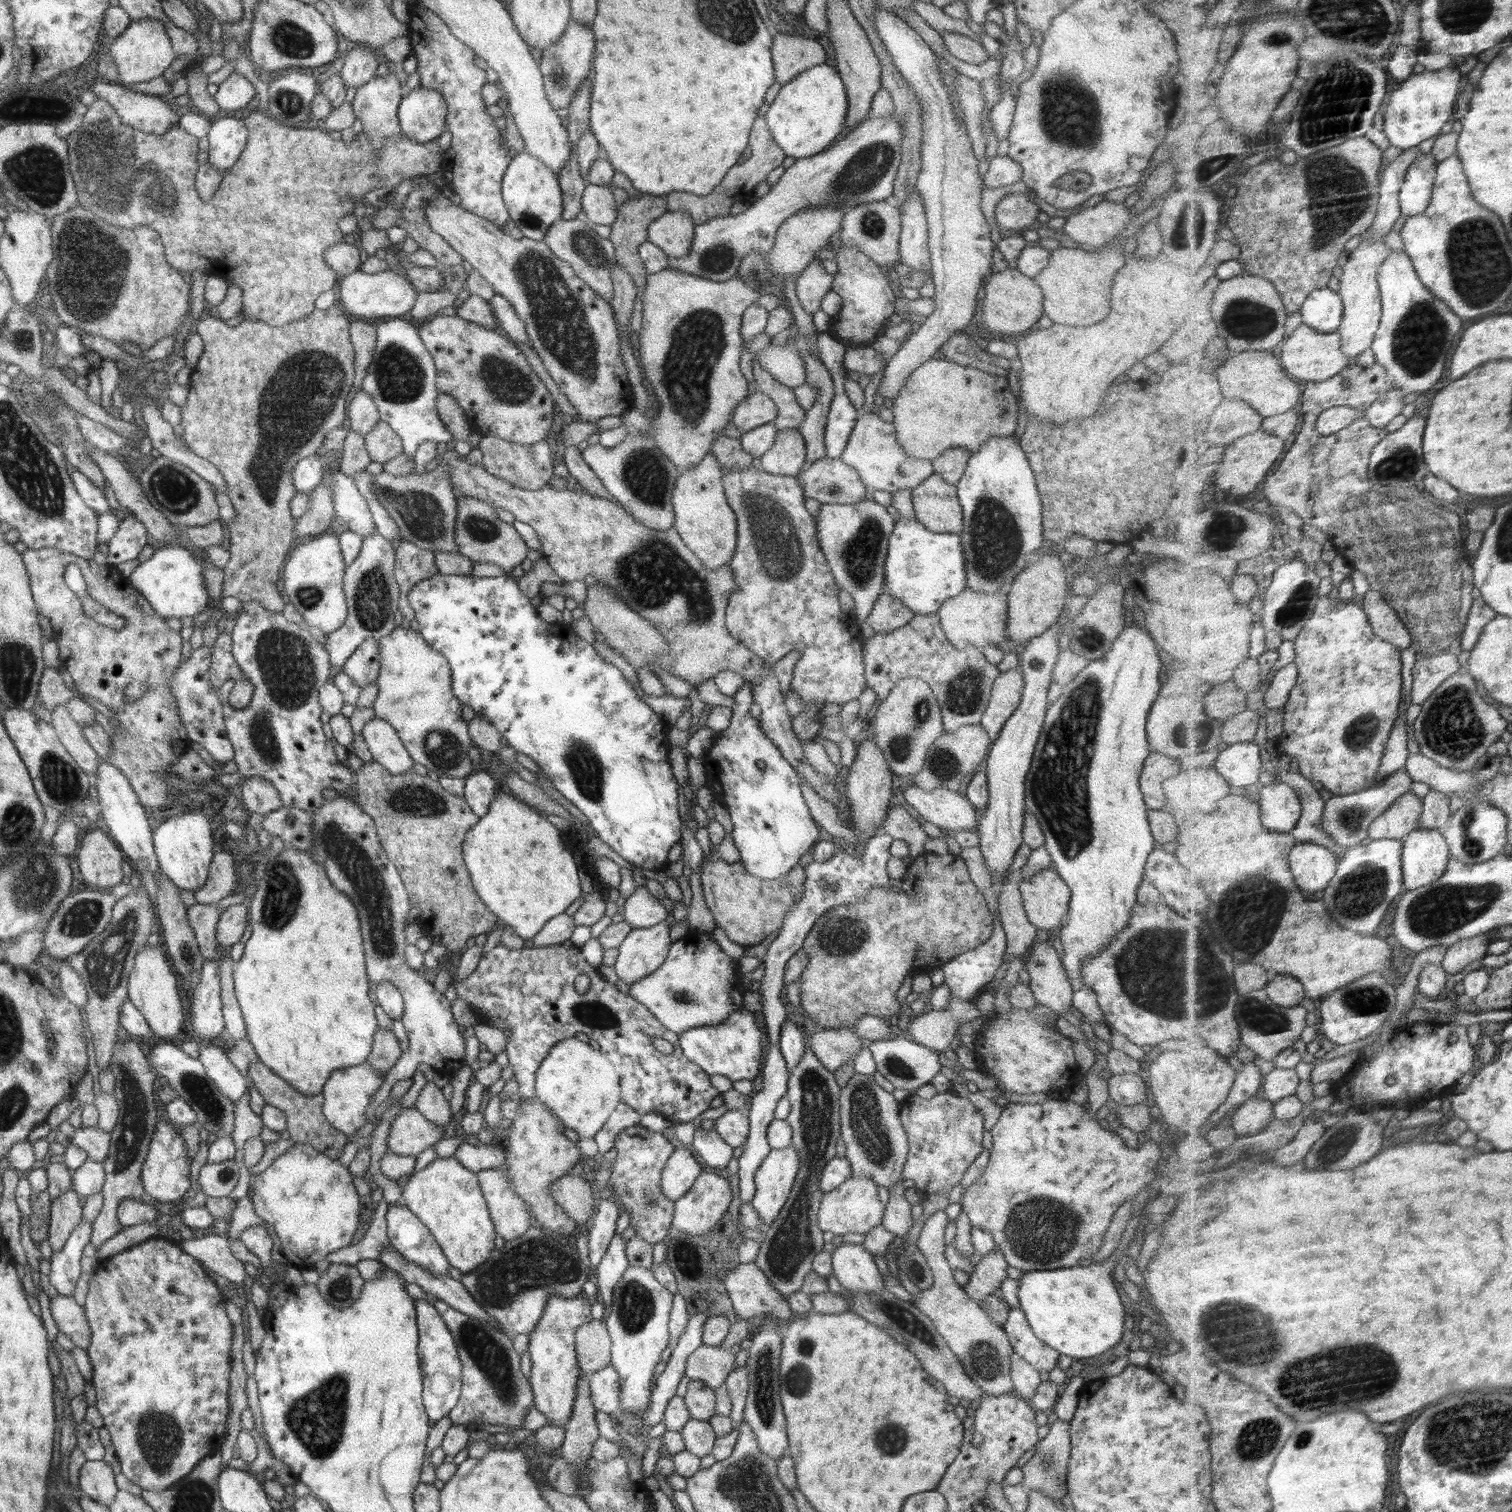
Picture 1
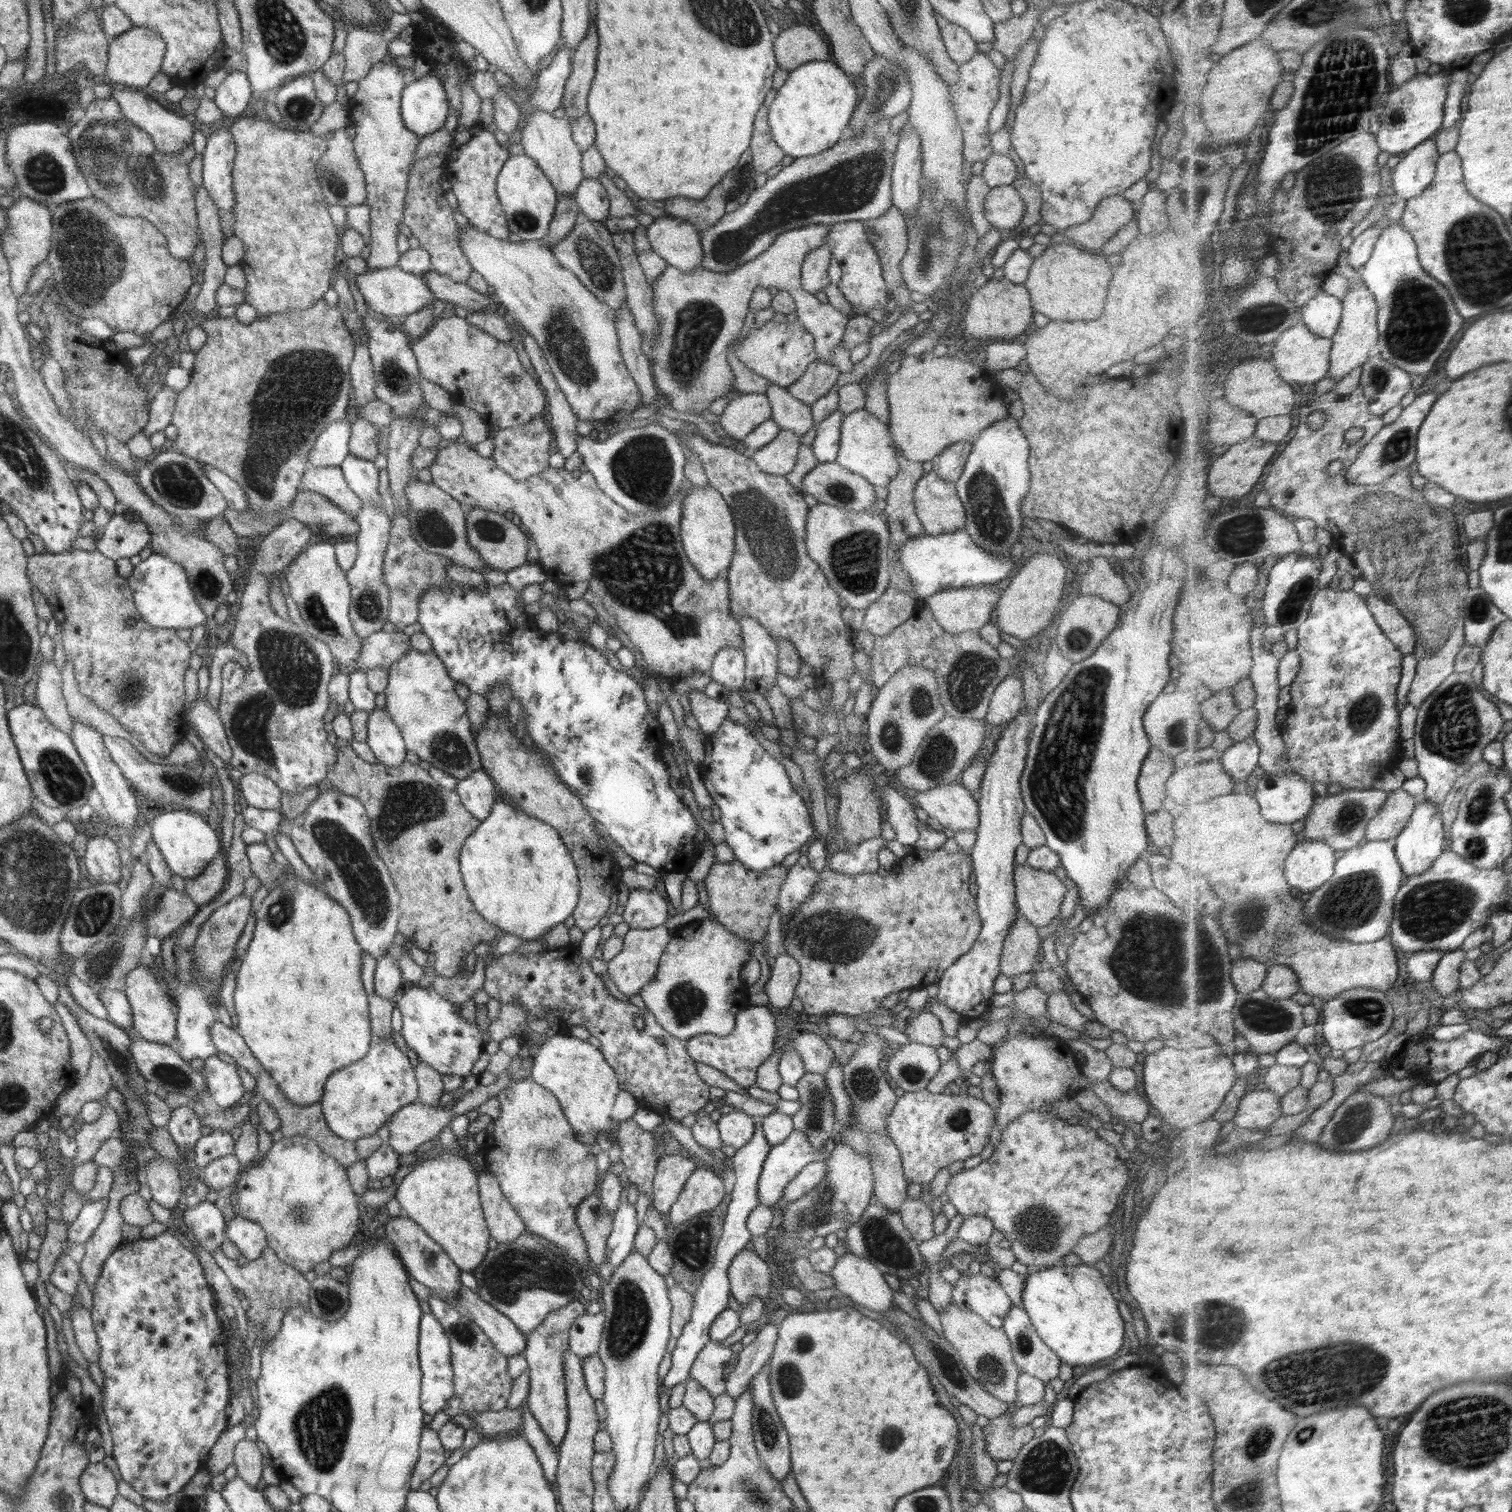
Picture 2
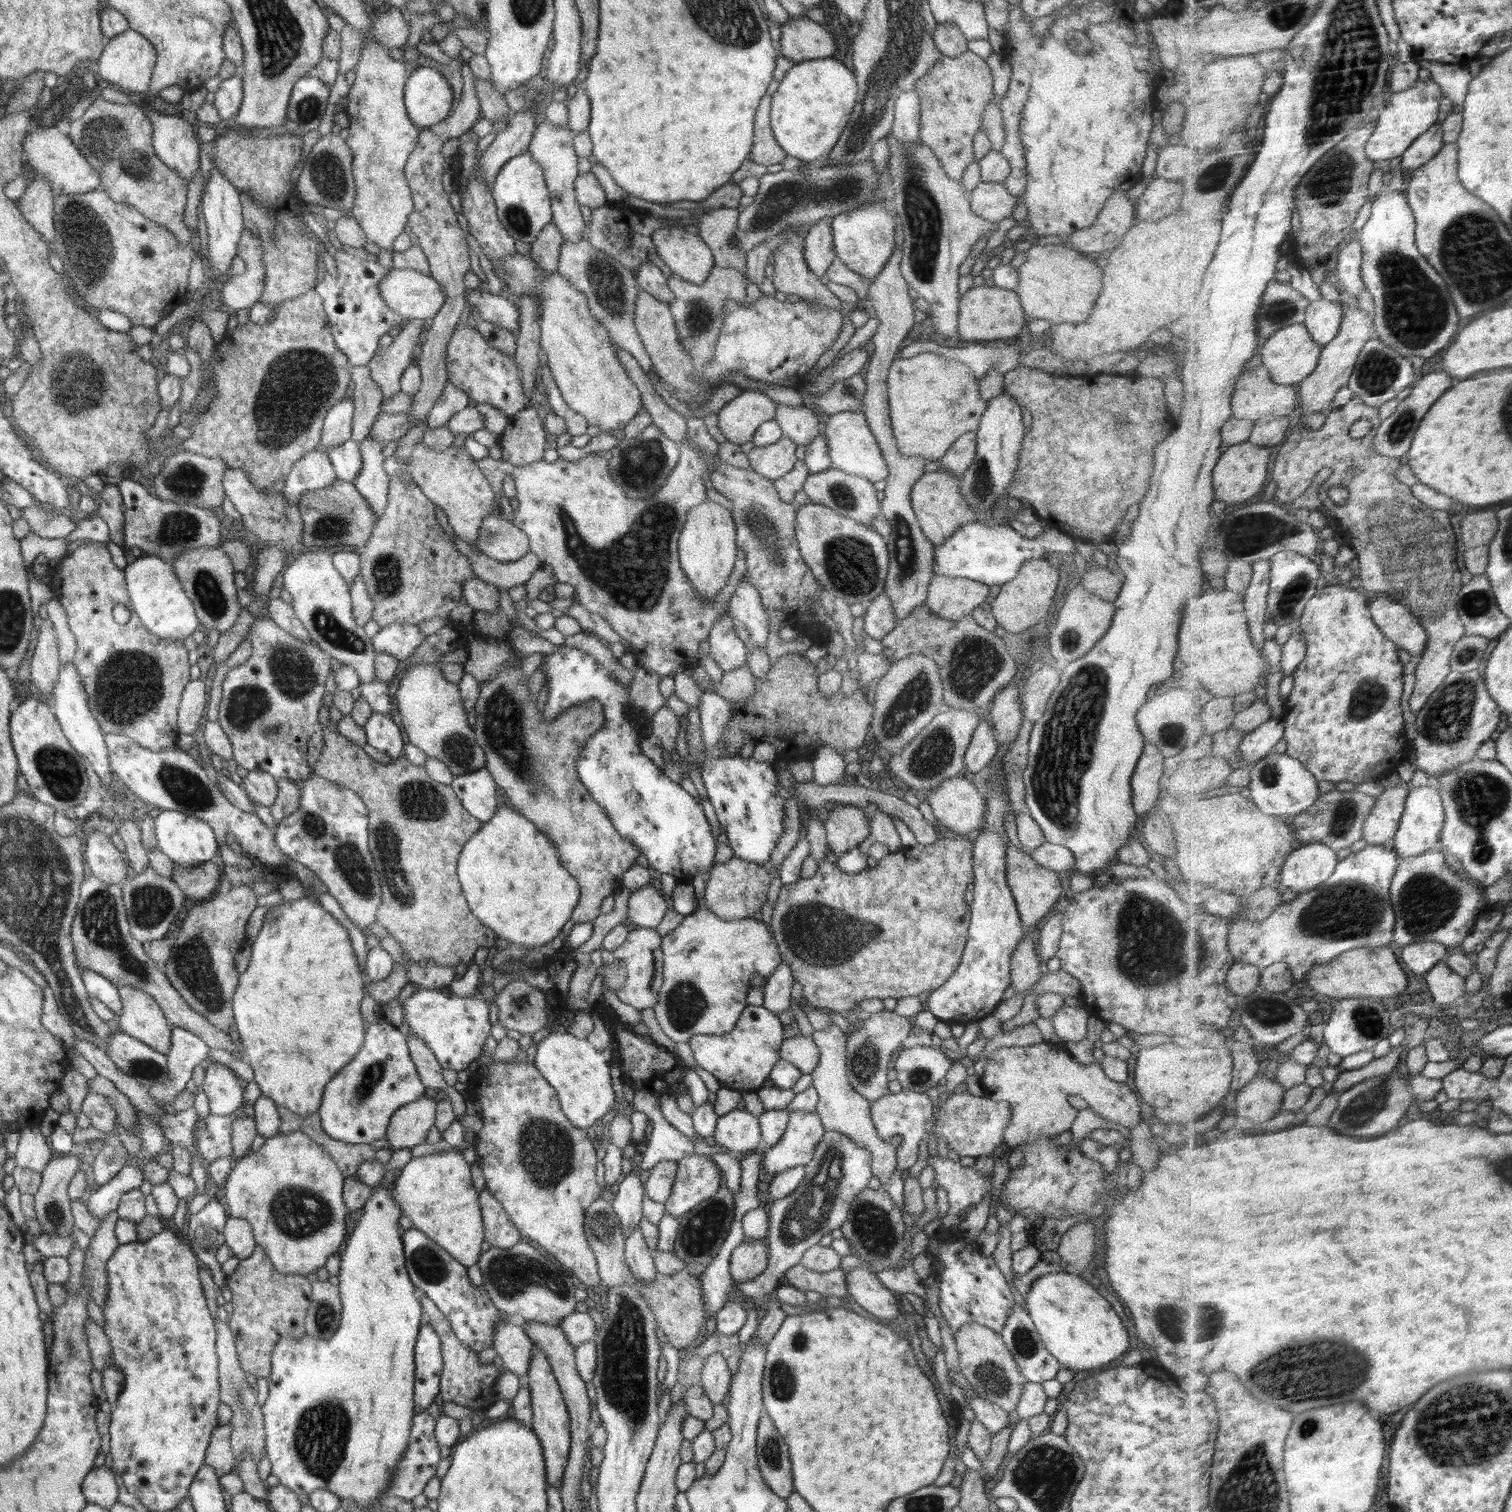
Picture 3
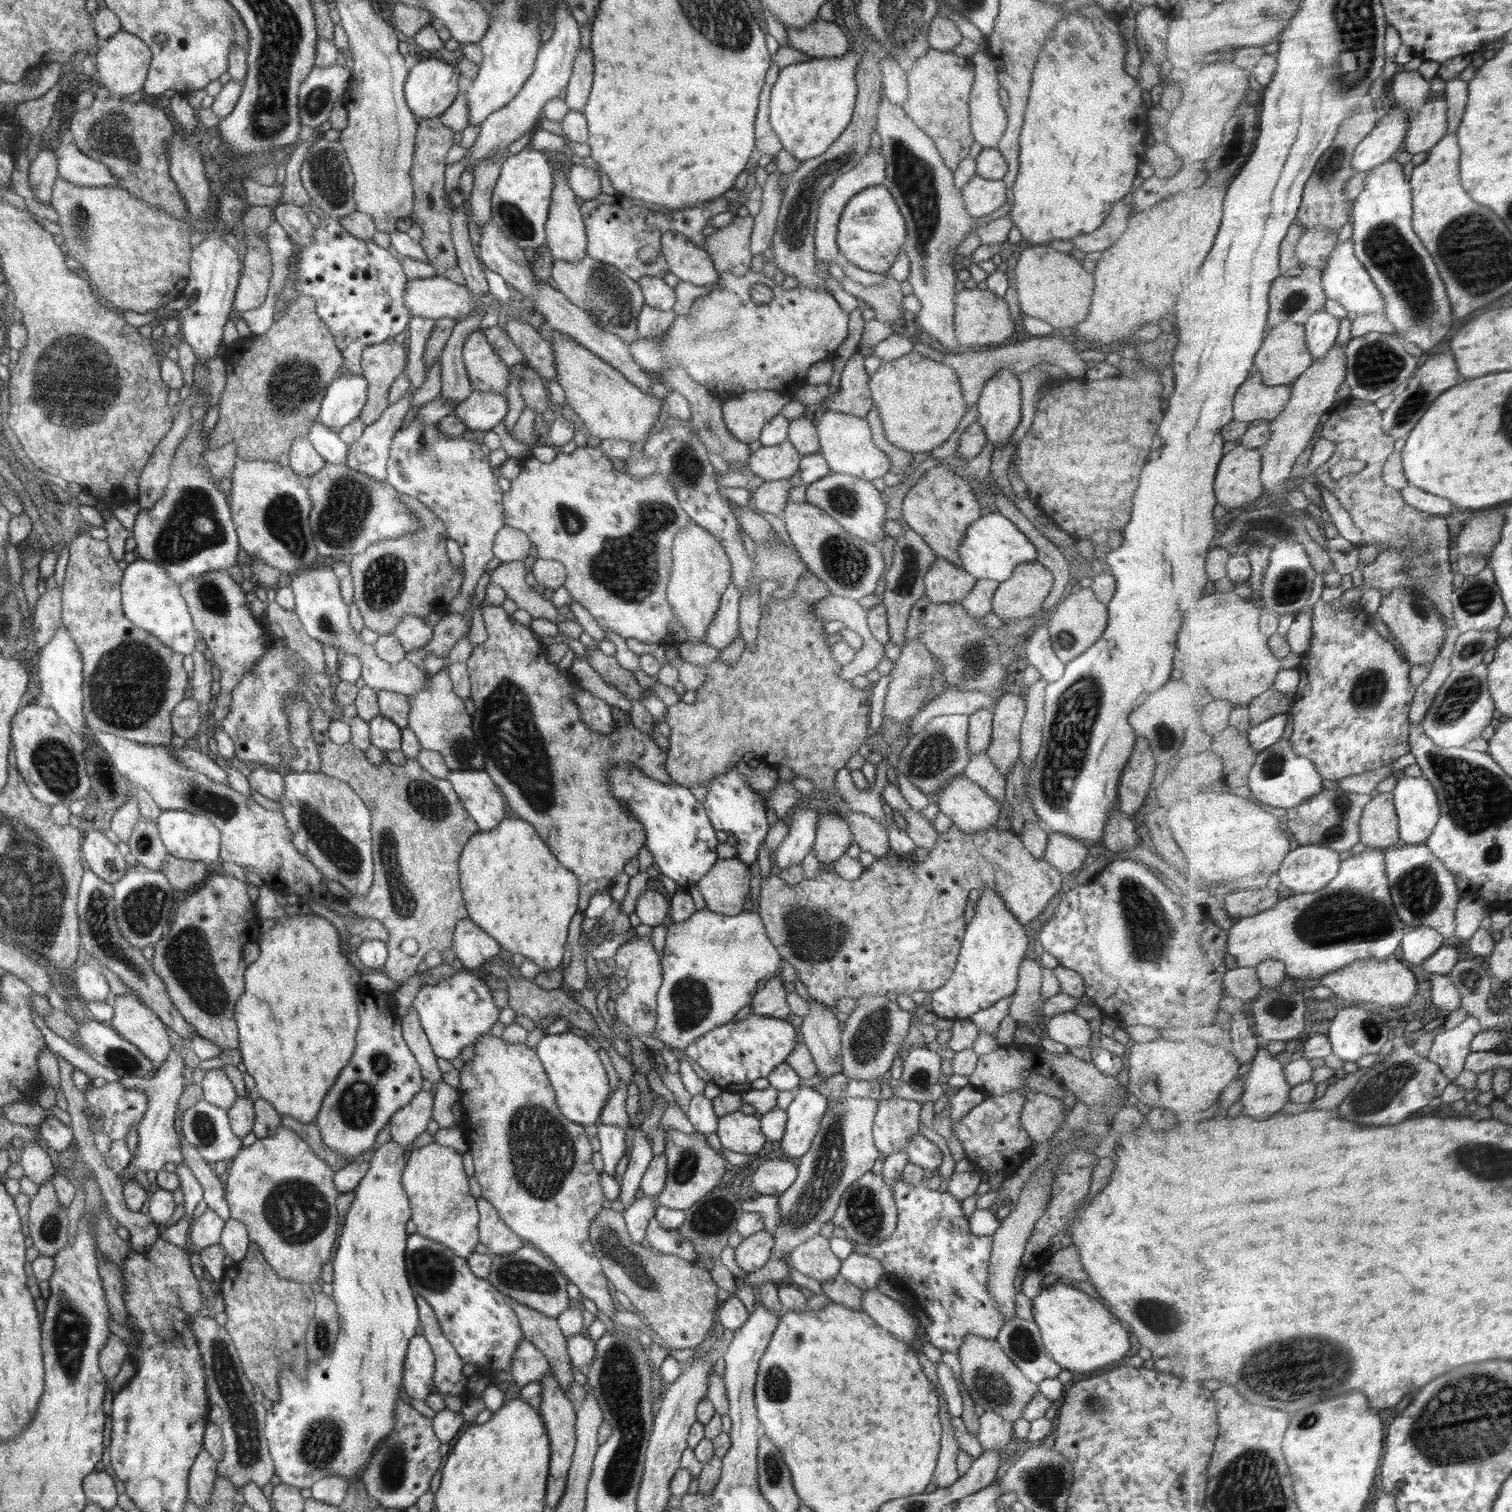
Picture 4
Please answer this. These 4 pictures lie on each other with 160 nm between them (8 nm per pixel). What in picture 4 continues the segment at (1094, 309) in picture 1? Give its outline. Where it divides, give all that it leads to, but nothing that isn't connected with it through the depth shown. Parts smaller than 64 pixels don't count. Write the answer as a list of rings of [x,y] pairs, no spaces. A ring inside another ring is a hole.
[[[1049,244],[1026,245],[1014,268],[1015,284],[1020,308],[1024,315],[1039,318],[1053,328],[1072,328],[1089,313],[1093,295],[1093,273],[1086,271],[1081,262],[1068,253]]]

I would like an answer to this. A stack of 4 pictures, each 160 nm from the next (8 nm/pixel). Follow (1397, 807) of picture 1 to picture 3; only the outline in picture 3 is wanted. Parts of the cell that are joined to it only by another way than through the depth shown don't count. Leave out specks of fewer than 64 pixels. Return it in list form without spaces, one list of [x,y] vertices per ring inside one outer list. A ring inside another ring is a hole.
[[[1402,786],[1388,788],[1380,796],[1375,809],[1368,817],[1364,827],[1365,840],[1370,845],[1393,844],[1407,809],[1408,797],[1411,790]]]

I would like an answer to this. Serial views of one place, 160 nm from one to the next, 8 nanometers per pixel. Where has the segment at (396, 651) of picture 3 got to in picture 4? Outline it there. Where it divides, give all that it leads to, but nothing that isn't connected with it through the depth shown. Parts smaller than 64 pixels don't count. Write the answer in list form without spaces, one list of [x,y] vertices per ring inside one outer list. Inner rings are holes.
[[[406,615],[398,621],[391,634],[398,639],[406,652],[412,652],[431,640],[433,625],[427,618],[421,619],[418,616]]]

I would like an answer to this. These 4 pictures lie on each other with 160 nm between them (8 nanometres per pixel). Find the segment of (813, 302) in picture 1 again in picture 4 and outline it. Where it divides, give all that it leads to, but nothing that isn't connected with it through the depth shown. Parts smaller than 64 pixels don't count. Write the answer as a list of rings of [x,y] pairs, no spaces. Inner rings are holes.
[[[881,149],[867,150],[867,154],[864,158],[849,172],[842,174],[836,181],[834,181],[830,187],[828,187],[820,196],[817,220],[816,232],[815,232],[815,257],[818,262],[827,262],[828,264],[834,260],[840,258],[840,252],[837,245],[837,226],[840,220],[840,215],[846,206],[846,203],[855,194],[858,194],[863,188],[868,186],[882,185],[886,181],[886,163]]]

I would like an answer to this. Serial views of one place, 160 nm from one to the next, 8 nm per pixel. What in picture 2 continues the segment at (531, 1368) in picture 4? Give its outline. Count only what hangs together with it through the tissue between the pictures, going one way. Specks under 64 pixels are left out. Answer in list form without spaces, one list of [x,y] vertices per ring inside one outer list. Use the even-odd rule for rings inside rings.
[[[462,1285],[459,1290],[459,1295],[453,1302],[455,1302],[454,1306],[462,1316],[469,1318],[480,1325],[484,1334],[488,1336],[488,1339],[490,1339],[490,1342],[492,1342],[496,1350],[504,1357],[523,1354],[527,1342],[522,1331],[518,1330],[518,1327],[506,1315],[498,1312],[496,1308],[489,1305],[485,1300],[482,1300],[473,1290]]]

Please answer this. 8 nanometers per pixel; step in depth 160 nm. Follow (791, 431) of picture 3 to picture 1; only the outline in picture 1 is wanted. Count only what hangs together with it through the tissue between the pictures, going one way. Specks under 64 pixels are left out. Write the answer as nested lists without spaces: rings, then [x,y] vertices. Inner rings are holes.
[[[754,354],[754,356],[755,358],[752,364],[754,382],[756,382],[757,392],[766,394],[771,398],[776,406],[776,419],[772,421],[776,427],[776,430],[779,431],[783,428],[799,428],[800,424],[806,420],[806,411],[804,411],[804,409],[798,405],[798,401],[796,401],[796,396],[794,395],[793,390],[784,386],[784,384],[778,383],[776,378],[772,378],[772,376],[768,374],[768,371],[759,363],[759,360],[756,359],[756,354]]]

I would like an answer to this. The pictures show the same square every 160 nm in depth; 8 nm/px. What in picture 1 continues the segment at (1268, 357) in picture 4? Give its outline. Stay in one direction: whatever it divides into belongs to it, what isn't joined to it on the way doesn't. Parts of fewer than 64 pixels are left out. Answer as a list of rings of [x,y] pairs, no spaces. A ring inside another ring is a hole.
[[[1306,323],[1300,325],[1287,342],[1282,345],[1281,361],[1289,374],[1304,382],[1323,382],[1343,373],[1350,366],[1352,358],[1343,349],[1343,334],[1338,330],[1333,333],[1325,333]]]

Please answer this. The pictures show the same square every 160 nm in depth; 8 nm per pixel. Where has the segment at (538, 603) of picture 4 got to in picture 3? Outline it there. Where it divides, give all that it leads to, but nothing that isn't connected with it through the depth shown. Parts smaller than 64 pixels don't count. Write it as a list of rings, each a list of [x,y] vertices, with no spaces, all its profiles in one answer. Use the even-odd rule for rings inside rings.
[[[456,534],[452,541],[453,545],[469,558],[474,576],[493,584],[498,589],[509,589],[512,586],[525,584],[542,565],[540,557],[530,551],[514,562],[498,562],[484,553],[477,553],[468,541]]]

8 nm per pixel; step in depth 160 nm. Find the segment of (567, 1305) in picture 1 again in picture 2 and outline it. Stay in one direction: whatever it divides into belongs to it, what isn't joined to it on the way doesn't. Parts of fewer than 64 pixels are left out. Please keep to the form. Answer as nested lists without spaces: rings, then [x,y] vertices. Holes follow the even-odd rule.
[[[576,1294],[566,1306],[548,1313],[547,1317],[527,1336],[527,1344],[523,1352],[529,1374],[529,1394],[526,1402],[534,1419],[546,1433],[549,1441],[557,1448],[557,1451],[566,1434],[568,1424],[562,1355],[564,1355],[564,1351],[569,1350],[570,1326],[576,1318],[586,1312],[583,1301],[583,1298],[578,1298],[578,1294]]]

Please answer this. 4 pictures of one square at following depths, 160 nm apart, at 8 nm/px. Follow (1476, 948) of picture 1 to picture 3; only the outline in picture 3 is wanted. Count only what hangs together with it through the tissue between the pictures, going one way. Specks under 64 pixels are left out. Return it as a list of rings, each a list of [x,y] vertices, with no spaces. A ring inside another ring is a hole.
[[[1448,961],[1439,962],[1426,979],[1438,1007],[1448,1009],[1466,994],[1466,977],[1458,974]]]

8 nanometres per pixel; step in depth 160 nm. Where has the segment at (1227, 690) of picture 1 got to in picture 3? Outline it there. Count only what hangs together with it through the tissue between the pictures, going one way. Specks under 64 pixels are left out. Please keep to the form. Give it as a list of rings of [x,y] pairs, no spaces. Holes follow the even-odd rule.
[[[1211,697],[1205,703],[1204,712],[1201,717],[1204,719],[1205,729],[1208,734],[1215,735],[1230,728],[1237,717],[1235,709],[1235,697]]]

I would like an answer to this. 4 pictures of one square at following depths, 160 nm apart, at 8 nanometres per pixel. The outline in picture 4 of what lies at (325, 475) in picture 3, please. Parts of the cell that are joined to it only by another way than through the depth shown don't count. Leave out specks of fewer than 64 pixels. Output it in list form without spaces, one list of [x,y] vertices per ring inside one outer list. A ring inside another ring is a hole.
[[[307,438],[294,439],[289,451],[290,468],[298,476],[308,479],[319,472],[325,459],[312,447]]]

